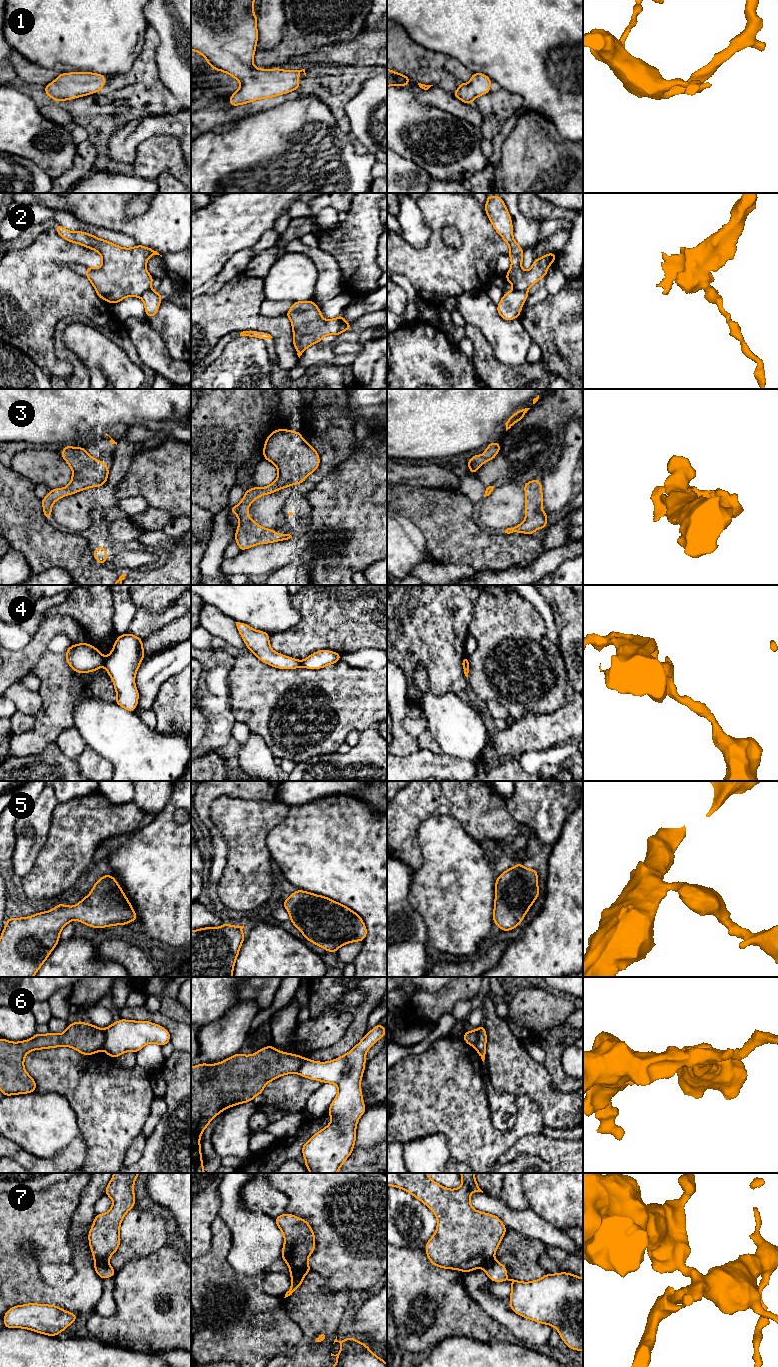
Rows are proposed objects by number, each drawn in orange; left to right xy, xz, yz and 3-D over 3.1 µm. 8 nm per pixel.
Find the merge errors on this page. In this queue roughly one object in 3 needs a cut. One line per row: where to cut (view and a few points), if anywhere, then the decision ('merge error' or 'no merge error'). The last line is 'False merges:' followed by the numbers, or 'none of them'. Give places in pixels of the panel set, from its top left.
1: cut none; no merge error
2: cut xz (337, 318), (341, 332); merge error
3: cut none; no merge error
4: cut xy (105, 659), (103, 664); merge error
5: cut none; no merge error
6: cut xy (104, 1029), (104, 1044), (102, 1048); merge error
7: cut xz (290, 1273), (301, 1273), (304, 1275); merge error
False merges: 2, 4, 6, 7

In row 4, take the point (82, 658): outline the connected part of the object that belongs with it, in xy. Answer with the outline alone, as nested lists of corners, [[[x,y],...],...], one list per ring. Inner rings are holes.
[[[88,643],[71,645],[65,654],[68,665],[80,674],[96,671],[105,663],[104,655]]]

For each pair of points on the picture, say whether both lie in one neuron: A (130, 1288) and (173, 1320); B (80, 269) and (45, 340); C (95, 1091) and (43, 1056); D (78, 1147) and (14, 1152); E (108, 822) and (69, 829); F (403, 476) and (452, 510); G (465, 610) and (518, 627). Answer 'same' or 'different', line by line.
A: same
B: different
C: same
D: same
E: same
F: different
G: different

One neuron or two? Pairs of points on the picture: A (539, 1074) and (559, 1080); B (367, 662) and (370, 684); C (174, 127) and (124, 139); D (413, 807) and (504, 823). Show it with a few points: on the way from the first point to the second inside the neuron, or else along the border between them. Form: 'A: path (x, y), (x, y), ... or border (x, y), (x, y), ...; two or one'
A: border (544, 1065), (553, 1082); two
B: border (345, 662), (350, 666), (376, 670); two
C: path (162, 127), (146, 127), (136, 131); one
D: path (436, 805), (475, 805), (481, 811); one

